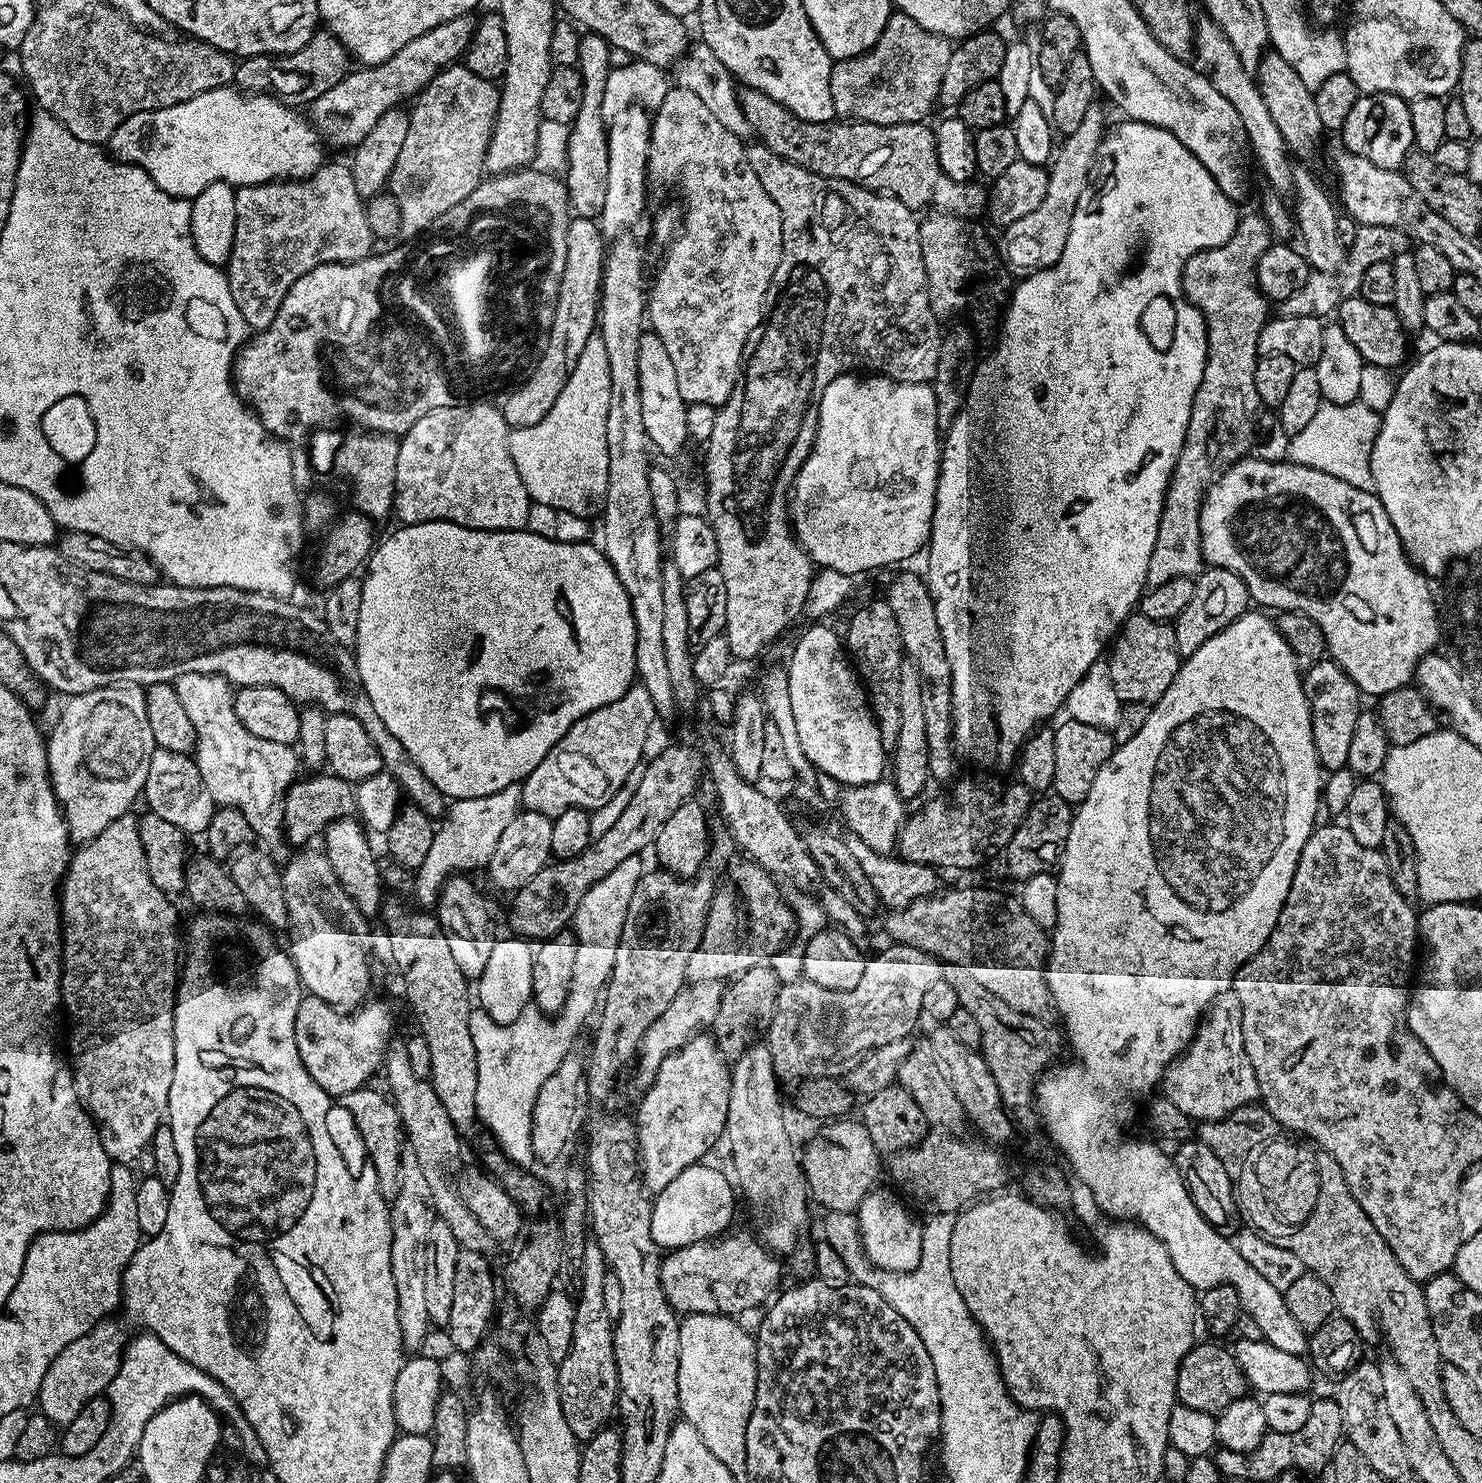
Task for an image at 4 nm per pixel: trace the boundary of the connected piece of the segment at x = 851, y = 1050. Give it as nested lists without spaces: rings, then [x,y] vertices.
[[[892,942],[887,946],[889,948],[885,952],[878,953],[873,960],[865,963],[858,986],[847,992],[823,988],[810,978],[792,978],[781,983],[776,1009],[766,1025],[766,1043],[772,1052],[774,1070],[781,1081],[799,1082],[811,1080],[813,1076],[847,1077],[848,1072],[878,1046],[913,1035],[912,1027],[922,1016],[922,994],[926,994],[931,984],[942,979],[942,964],[935,956],[929,956],[909,944]]]

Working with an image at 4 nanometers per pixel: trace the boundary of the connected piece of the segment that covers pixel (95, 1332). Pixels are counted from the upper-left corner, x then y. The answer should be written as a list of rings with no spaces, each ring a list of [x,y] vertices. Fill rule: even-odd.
[[[101,1322],[88,1333],[68,1346],[53,1360],[53,1364],[42,1380],[38,1397],[39,1415],[46,1417],[53,1426],[63,1426],[74,1422],[74,1417],[86,1402],[101,1395],[108,1384],[118,1374],[120,1359],[124,1357],[126,1335],[116,1324]]]

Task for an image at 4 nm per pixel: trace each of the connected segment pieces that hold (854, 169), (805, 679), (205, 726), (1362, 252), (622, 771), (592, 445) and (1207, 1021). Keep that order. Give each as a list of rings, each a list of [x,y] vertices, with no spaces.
[[[741,87],[738,95],[742,114],[758,137],[759,143],[764,144],[783,160],[800,164],[807,172],[813,172],[819,176],[833,176],[839,180],[848,180],[852,184],[863,184],[865,188],[871,188],[873,192],[887,193],[889,196],[898,198],[898,202],[902,202],[907,208],[913,210],[924,208],[923,210],[949,212],[967,220],[976,220],[988,211],[989,189],[985,185],[983,188],[980,182],[969,182],[964,188],[960,188],[962,182],[954,182],[954,178],[946,178],[946,170],[938,166],[933,129],[927,128],[929,126],[927,123],[882,126],[881,124],[845,122],[839,118],[826,122],[806,122],[800,120],[790,110],[786,110],[786,106],[774,102],[774,98],[753,88]]]
[[[816,622],[805,630],[792,652],[792,661],[786,664],[789,676],[790,701],[794,710],[794,723],[798,728],[799,741],[806,758],[817,773],[837,780],[840,786],[878,783],[886,772],[886,750],[882,746],[882,734],[872,716],[868,693],[855,668],[850,663],[845,641],[827,623]]]
[[[191,672],[182,674],[174,683],[182,707],[190,722],[194,722],[194,759],[206,790],[210,790],[210,798],[217,805],[242,810],[253,833],[259,839],[261,836],[265,845],[278,843],[284,831],[284,794],[298,776],[297,753],[289,745],[254,738],[242,726],[232,705],[229,685],[223,679]]]
[[[1361,224],[1357,227],[1356,237],[1354,242],[1347,245],[1344,263],[1336,269],[1335,272],[1317,272],[1312,270],[1309,277],[1306,278],[1306,284],[1300,290],[1294,291],[1290,298],[1278,304],[1279,315],[1282,316],[1297,316],[1298,318],[1314,318],[1319,316],[1321,318],[1328,318],[1328,316],[1339,309],[1340,303],[1346,298],[1357,295],[1360,290],[1360,283],[1362,282],[1362,274],[1366,274],[1366,269],[1374,266],[1374,262],[1390,262],[1393,258],[1409,247],[1410,237],[1408,233],[1403,232],[1401,228],[1391,228],[1390,226],[1370,226],[1369,224]]]
[[[639,682],[633,683],[632,688],[626,690],[622,698],[618,698],[618,702],[610,702],[610,706],[602,706],[578,718],[578,722],[574,722],[574,726],[566,730],[566,734],[553,746],[550,754],[546,754],[546,758],[542,758],[542,762],[538,762],[538,766],[534,766],[531,774],[523,780],[520,790],[521,805],[527,811],[553,818],[571,808],[591,810],[602,807],[610,802],[610,798],[614,798],[614,794],[618,794],[622,782],[630,778],[630,770],[641,767],[645,759],[644,747],[648,744],[648,731],[657,720],[650,690],[646,690]]]
[[[593,334],[582,349],[578,366],[570,374],[562,394],[550,406],[550,414],[534,426],[513,428],[508,433],[510,458],[522,474],[529,501],[580,516],[607,494],[606,416],[610,401],[610,365],[599,334]]]
[[[1234,991],[1223,992],[1221,996],[1208,1007],[1201,1021],[1196,1026],[1194,1038],[1187,1049],[1172,1063],[1166,1071],[1162,1081],[1162,1095],[1182,1114],[1186,1114],[1193,1122],[1206,1120],[1221,1120],[1247,1104],[1255,1104],[1260,1100],[1258,1078],[1254,1074],[1254,1066],[1250,1066],[1250,1058],[1244,1049],[1242,1038],[1242,1002],[1238,1002],[1238,994]]]

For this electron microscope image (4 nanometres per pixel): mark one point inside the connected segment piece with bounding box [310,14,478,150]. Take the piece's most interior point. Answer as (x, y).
(343, 116)

